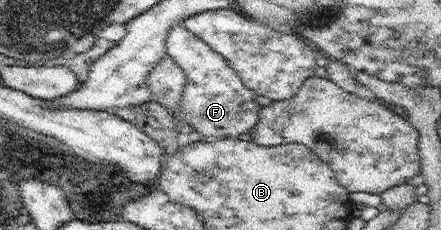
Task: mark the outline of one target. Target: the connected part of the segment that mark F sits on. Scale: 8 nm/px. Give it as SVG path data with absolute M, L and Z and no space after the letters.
M182 23L172 28L165 45L167 54L186 75L184 96L176 115L191 124L194 131L202 133L206 142L251 132L258 124L260 105L254 100L256 94L242 82L230 63L202 39L192 35Z

